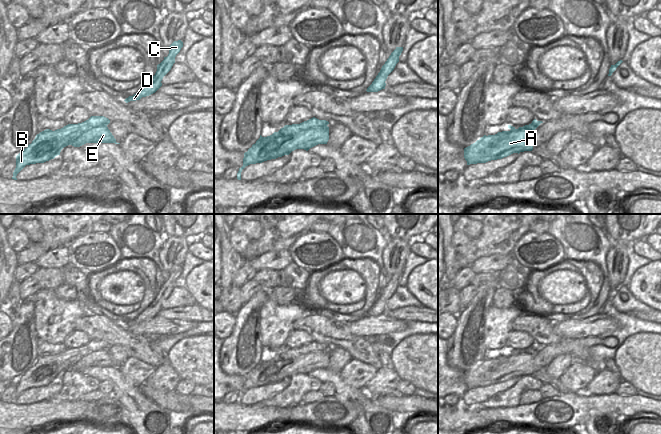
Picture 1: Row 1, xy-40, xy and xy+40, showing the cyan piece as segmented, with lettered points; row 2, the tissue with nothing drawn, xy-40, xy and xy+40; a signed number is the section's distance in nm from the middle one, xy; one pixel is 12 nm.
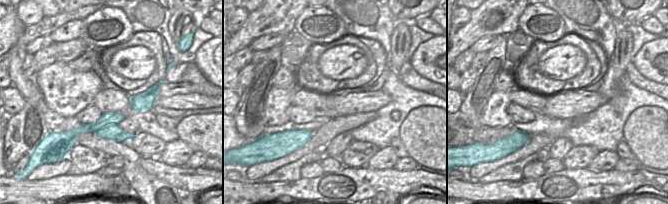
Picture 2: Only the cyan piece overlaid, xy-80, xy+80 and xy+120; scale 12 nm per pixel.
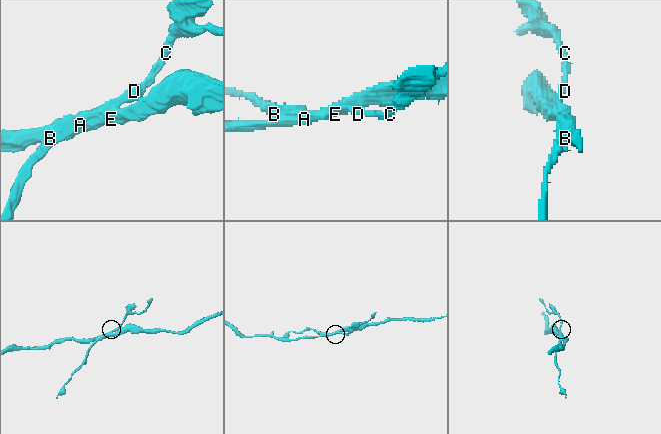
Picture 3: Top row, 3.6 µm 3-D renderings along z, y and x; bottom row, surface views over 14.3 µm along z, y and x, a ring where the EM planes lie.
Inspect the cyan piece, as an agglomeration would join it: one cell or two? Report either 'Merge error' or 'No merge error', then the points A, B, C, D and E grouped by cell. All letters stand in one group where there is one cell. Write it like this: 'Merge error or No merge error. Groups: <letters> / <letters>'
Merge error. Groups: A E / B C D

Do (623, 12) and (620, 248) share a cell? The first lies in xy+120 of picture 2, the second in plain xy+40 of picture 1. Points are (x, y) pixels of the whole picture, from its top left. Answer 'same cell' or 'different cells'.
different cells

